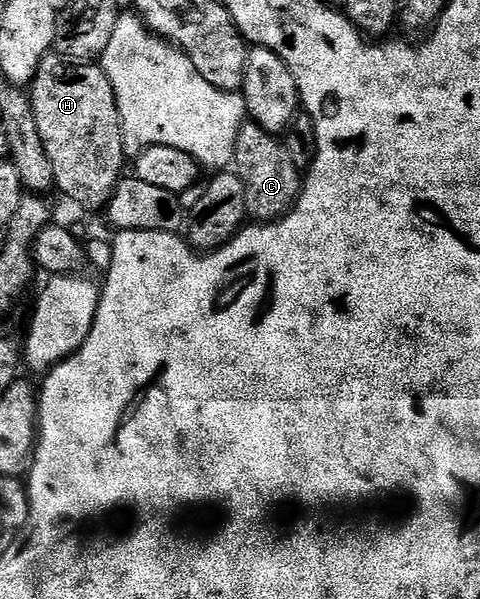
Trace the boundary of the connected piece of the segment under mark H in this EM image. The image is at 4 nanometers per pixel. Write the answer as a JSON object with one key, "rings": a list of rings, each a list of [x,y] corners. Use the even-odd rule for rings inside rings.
{"rings":[[[48,56],[40,64],[38,75],[34,77],[28,93],[30,102],[34,106],[34,111],[36,112],[36,128],[40,128],[40,140],[44,140],[44,152],[48,152],[48,160],[52,160],[55,187],[57,187],[59,191],[62,189],[72,201],[79,202],[82,206],[105,207],[106,203],[110,201],[111,196],[114,195],[114,189],[118,187],[119,182],[121,182],[124,177],[124,171],[122,171],[122,169],[124,169],[125,166],[127,169],[128,158],[126,162],[126,149],[128,149],[128,143],[122,132],[122,121],[120,120],[120,112],[116,104],[114,89],[108,80],[108,76],[102,71],[101,65],[64,64],[63,59],[57,56]]]}

